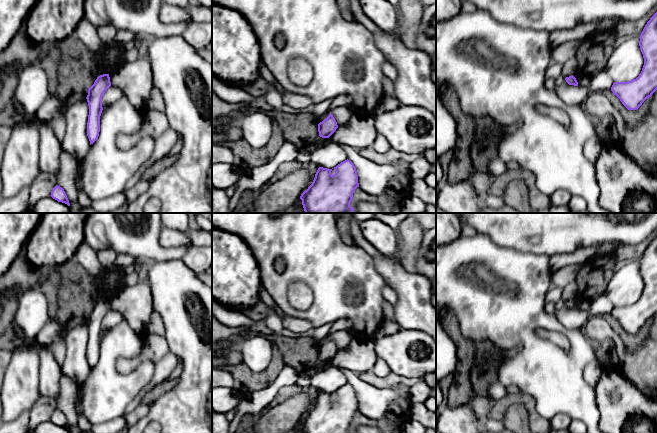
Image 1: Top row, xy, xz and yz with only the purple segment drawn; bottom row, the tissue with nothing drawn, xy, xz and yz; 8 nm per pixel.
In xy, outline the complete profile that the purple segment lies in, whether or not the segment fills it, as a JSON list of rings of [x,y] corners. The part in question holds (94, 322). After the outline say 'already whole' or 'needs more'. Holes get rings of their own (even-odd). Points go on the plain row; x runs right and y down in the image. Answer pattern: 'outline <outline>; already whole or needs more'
outline [[[103,298],[98,300],[94,308],[88,313],[88,319],[86,321],[89,330],[87,360],[90,369],[98,363],[100,356],[100,340],[103,334],[102,320],[110,310],[109,298]]]; already whole

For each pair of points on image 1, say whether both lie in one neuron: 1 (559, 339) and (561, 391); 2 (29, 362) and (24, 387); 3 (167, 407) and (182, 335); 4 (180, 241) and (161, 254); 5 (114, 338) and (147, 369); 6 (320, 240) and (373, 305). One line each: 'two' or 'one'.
1: two
2: one
3: one
4: two
5: one
6: one

